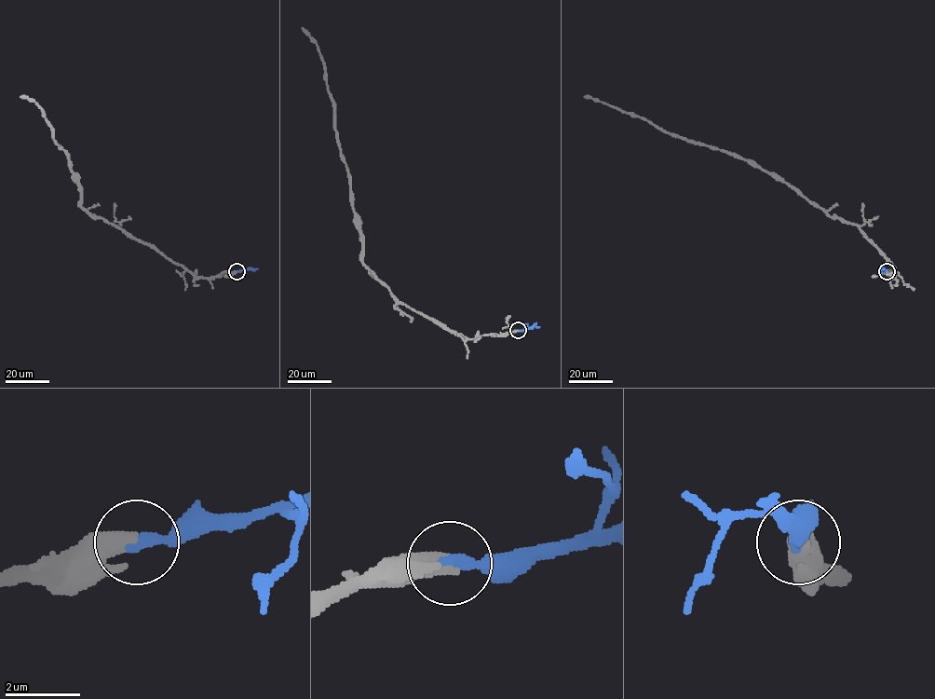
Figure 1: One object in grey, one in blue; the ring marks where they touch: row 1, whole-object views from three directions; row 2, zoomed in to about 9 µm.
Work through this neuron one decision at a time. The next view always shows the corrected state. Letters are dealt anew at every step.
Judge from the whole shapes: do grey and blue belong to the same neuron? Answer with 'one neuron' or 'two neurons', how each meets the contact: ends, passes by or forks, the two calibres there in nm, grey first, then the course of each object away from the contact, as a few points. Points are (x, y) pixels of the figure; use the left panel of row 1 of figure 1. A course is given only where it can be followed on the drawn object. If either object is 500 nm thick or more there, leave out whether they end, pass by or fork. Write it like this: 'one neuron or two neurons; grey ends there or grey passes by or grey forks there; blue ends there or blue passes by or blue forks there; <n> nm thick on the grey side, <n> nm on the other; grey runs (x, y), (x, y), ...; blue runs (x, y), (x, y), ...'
one neuron; 500 nm thick on the grey side, 320 nm on the other; grey runs (237, 271), (196, 277), (115, 225), (92, 216), (80, 205), (80, 184), (43, 112), (20, 96); blue runs (237, 271), (257, 268)

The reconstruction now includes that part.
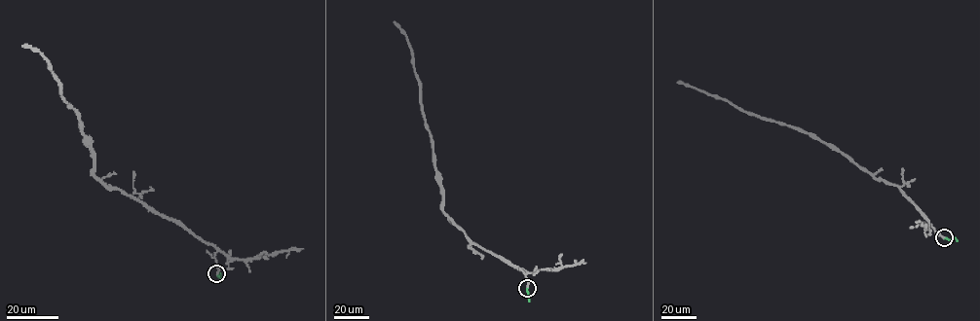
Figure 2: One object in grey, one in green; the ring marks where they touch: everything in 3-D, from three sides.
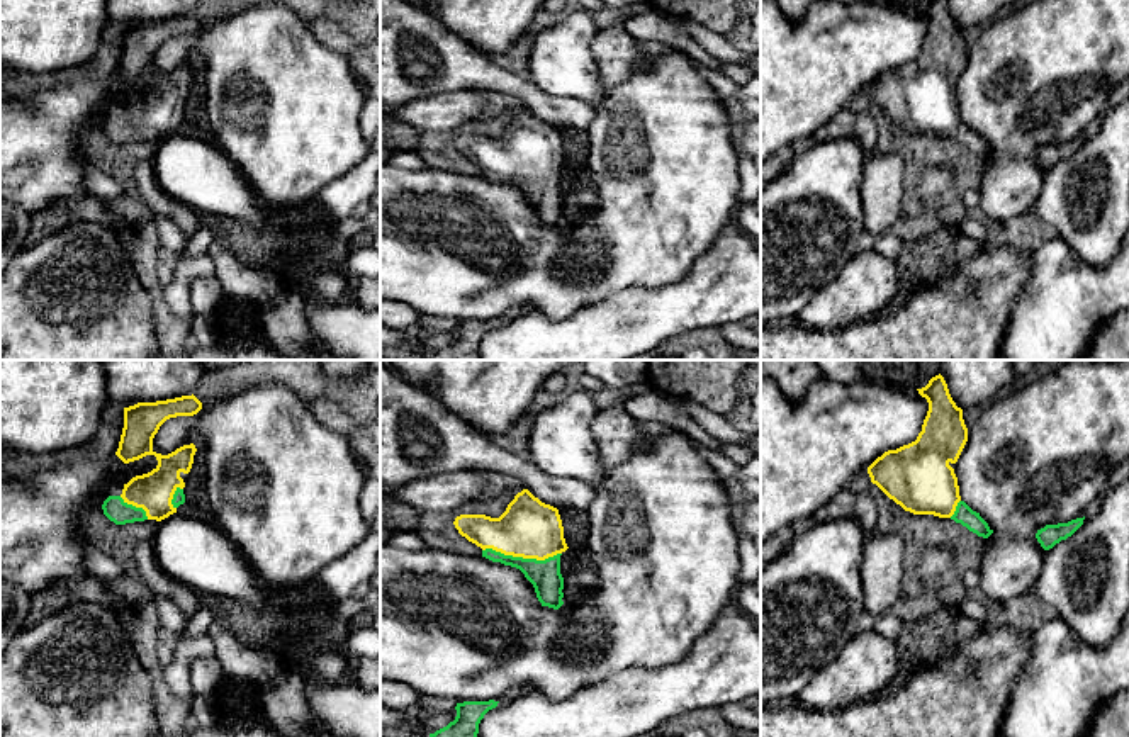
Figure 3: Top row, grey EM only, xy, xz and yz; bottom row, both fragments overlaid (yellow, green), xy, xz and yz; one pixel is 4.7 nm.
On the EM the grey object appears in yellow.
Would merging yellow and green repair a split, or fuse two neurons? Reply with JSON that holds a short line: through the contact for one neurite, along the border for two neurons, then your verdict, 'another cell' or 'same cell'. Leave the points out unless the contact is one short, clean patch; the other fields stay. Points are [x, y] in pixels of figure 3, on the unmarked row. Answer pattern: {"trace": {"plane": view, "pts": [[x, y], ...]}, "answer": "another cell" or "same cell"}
{"trace": {"plane": "xz", "pts": [[528, 148], [528, 167], [522, 175], [545, 196]]}, "answer": "same cell"}

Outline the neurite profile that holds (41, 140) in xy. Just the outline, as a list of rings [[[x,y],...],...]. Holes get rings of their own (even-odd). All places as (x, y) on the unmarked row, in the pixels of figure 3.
[[[117,75],[102,82],[85,78],[78,83],[37,92],[20,100],[10,95],[0,100],[0,200],[19,204],[32,214],[59,200],[78,200],[88,192],[83,183],[85,132],[109,115],[121,115],[124,105],[136,95],[156,88],[154,75],[124,83]]]

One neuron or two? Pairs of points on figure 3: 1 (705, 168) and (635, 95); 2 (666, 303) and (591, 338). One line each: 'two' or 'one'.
1: one
2: one

